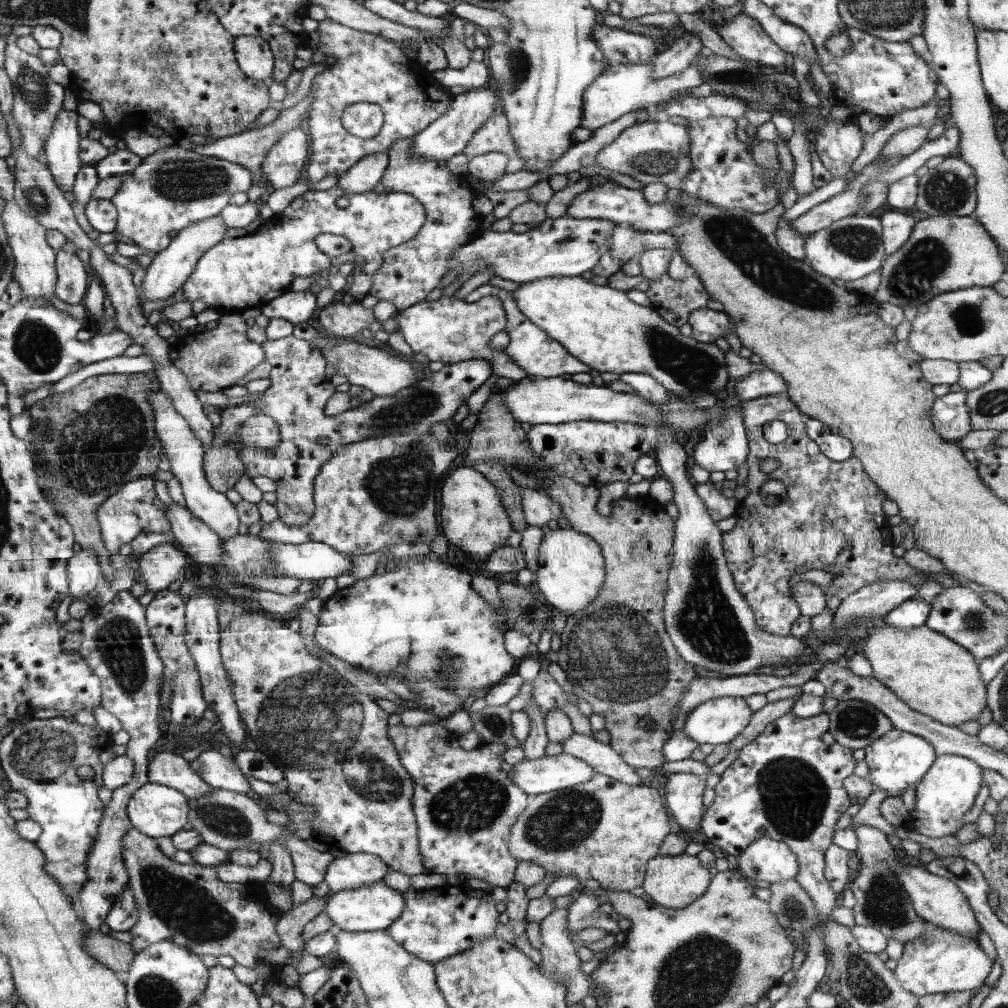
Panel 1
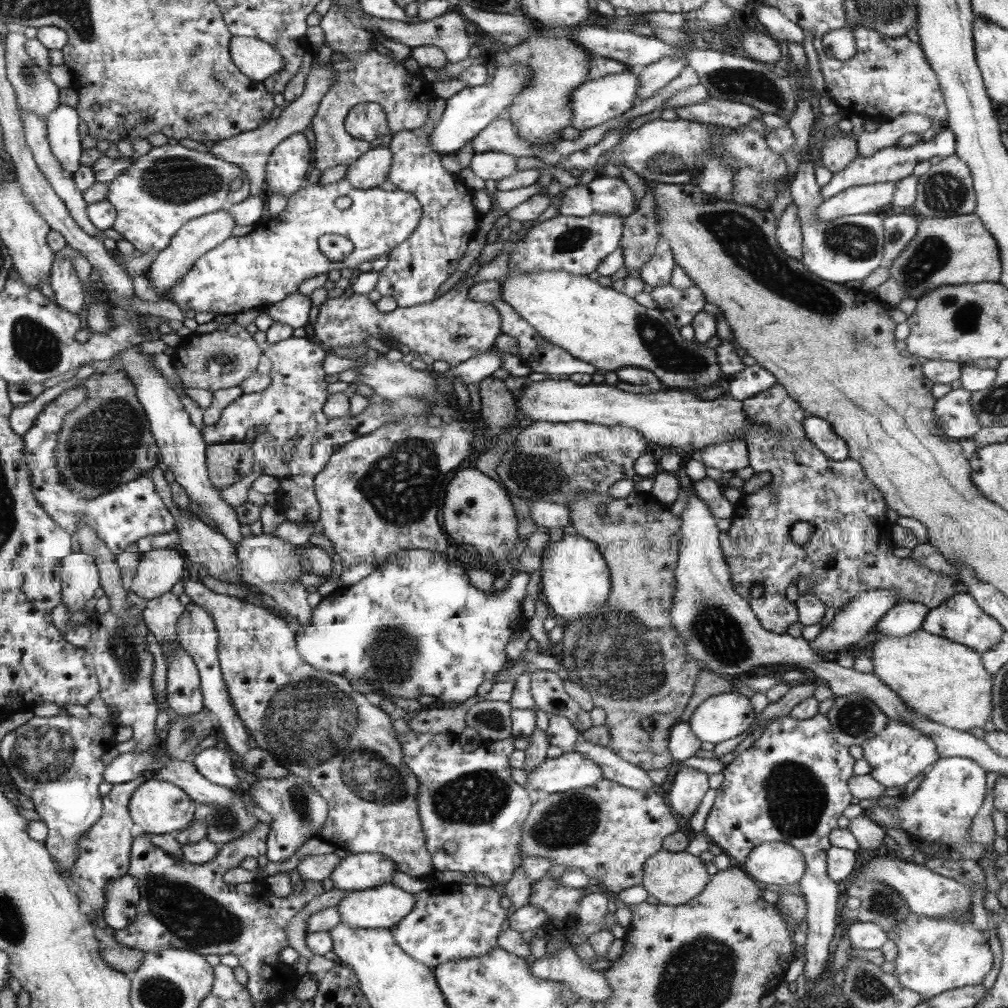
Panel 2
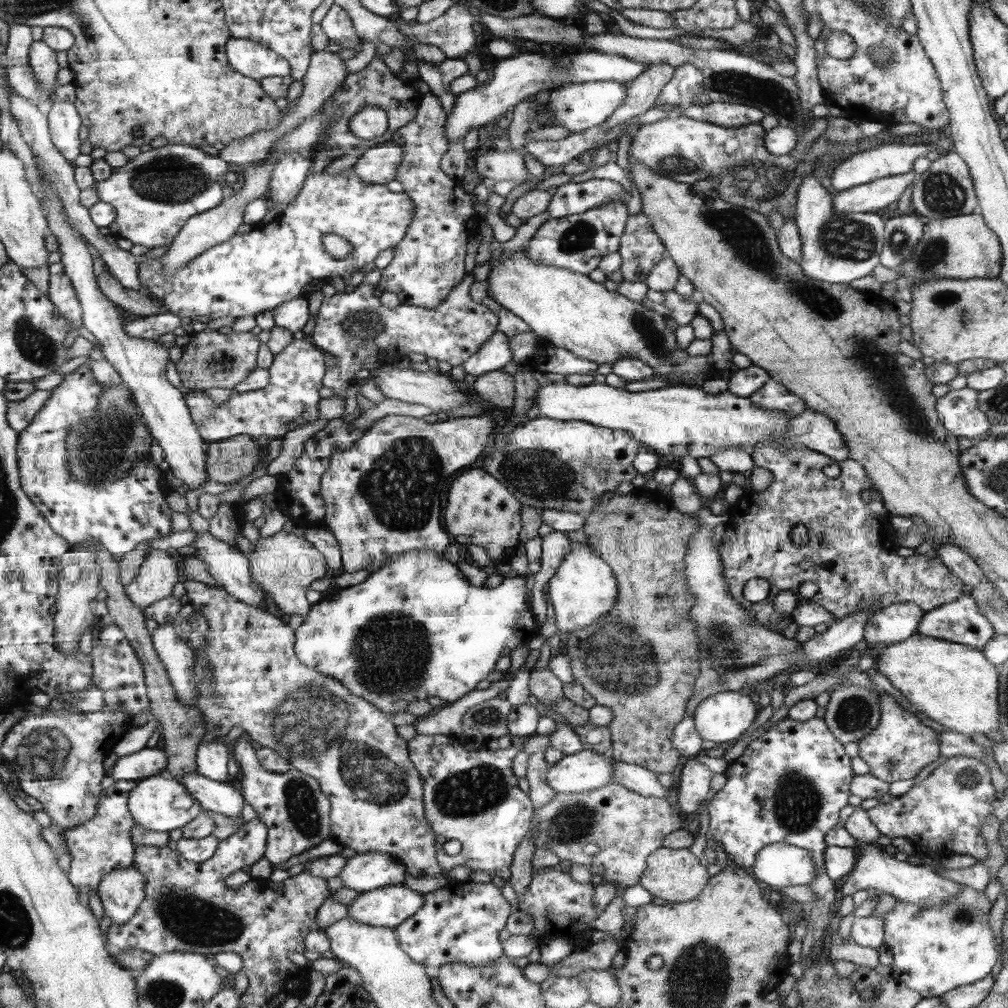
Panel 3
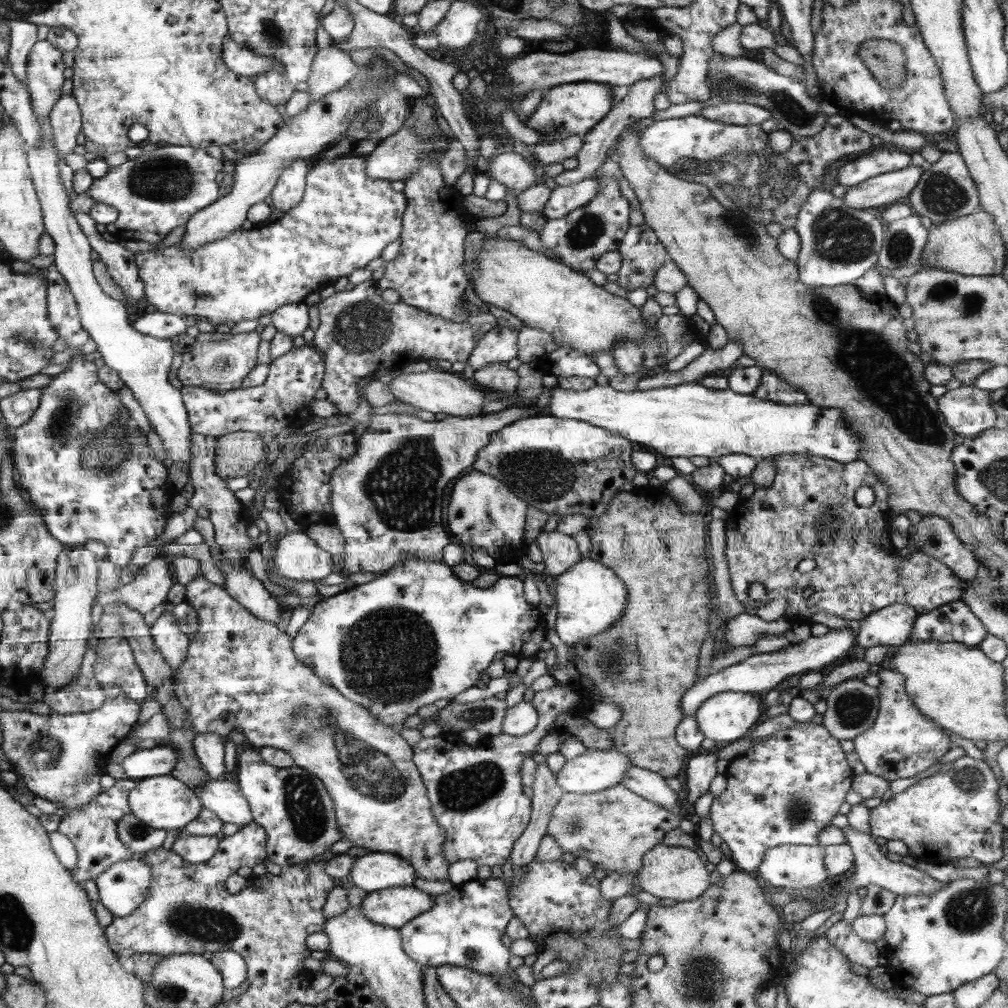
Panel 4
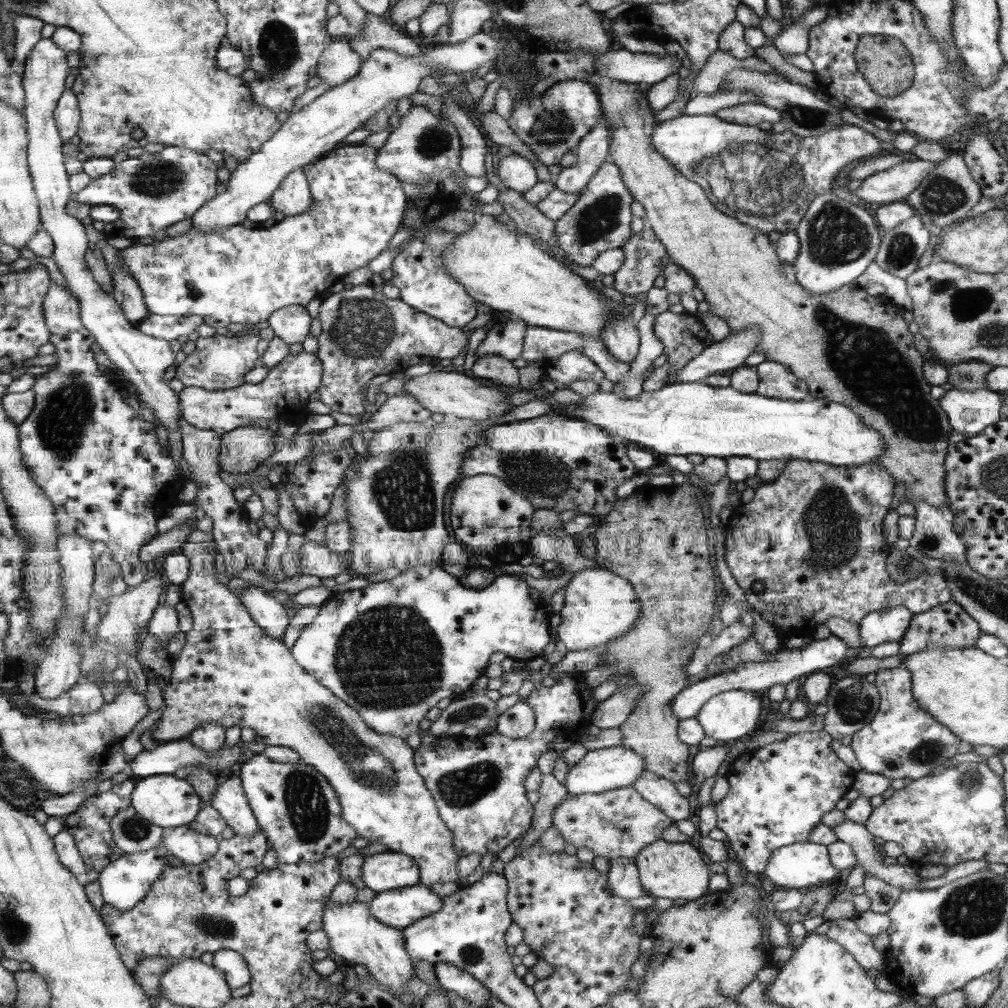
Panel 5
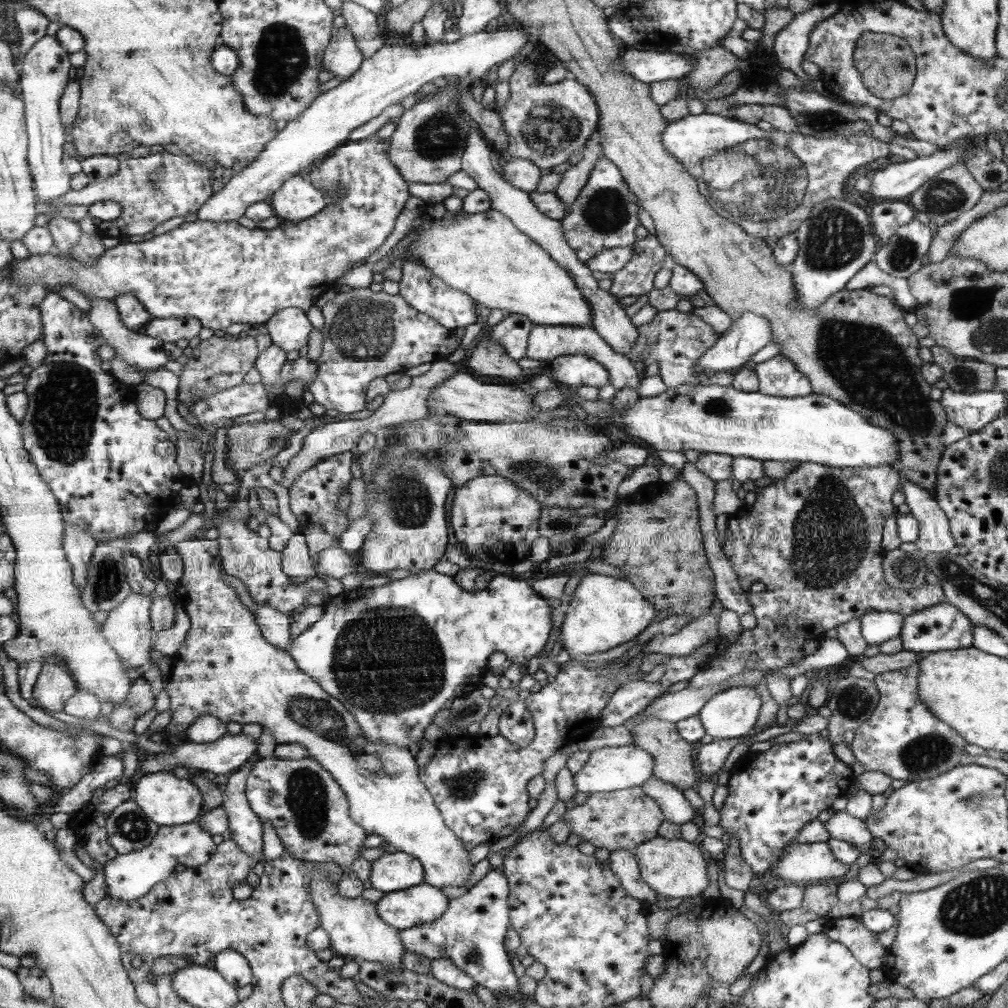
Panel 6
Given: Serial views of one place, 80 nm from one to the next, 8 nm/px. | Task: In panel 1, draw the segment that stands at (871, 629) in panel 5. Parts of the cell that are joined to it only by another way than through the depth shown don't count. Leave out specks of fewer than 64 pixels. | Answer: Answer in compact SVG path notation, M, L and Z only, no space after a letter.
M919 598L906 599L888 614L883 616L886 626L906 630L925 624L931 605L926 604Z

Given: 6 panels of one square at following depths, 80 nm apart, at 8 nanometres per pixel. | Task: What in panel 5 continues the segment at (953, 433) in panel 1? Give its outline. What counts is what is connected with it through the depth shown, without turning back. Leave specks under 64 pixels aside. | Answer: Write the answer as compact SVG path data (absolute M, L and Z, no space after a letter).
M952 388L939 398L939 405L953 430L965 437L977 436L983 432L983 428L996 424L1002 418L1001 393L986 388Z

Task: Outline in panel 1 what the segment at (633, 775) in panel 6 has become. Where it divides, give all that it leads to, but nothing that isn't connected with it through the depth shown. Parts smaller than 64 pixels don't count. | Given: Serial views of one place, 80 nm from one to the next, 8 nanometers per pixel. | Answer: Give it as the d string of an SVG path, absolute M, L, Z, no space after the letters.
M564 752L558 756L545 754L532 760L525 758L514 768L514 784L530 796L582 785L593 780L598 773L590 763Z

